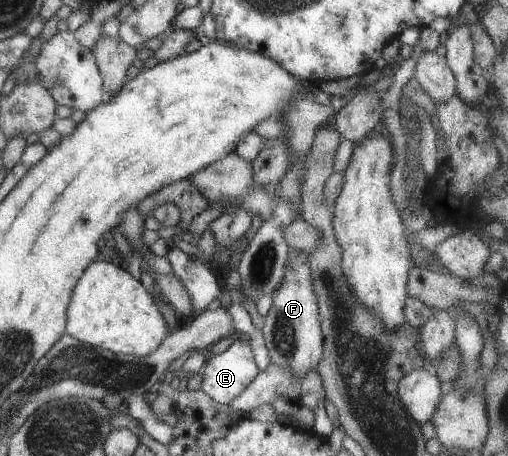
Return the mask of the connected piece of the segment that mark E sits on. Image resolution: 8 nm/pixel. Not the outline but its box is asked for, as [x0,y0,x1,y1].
[200,339,260,404]

